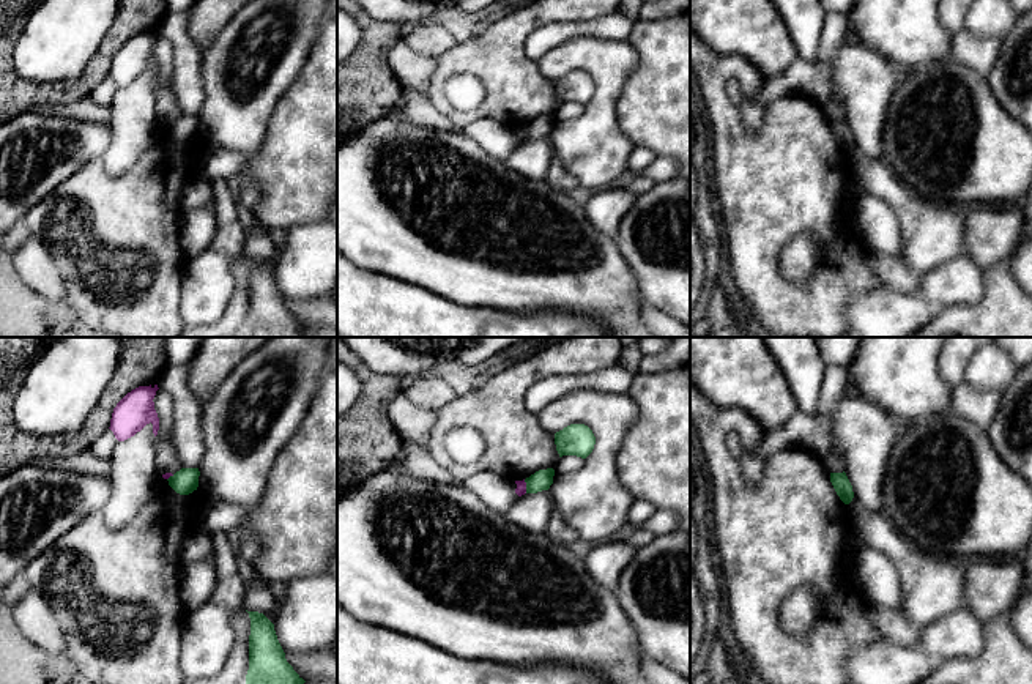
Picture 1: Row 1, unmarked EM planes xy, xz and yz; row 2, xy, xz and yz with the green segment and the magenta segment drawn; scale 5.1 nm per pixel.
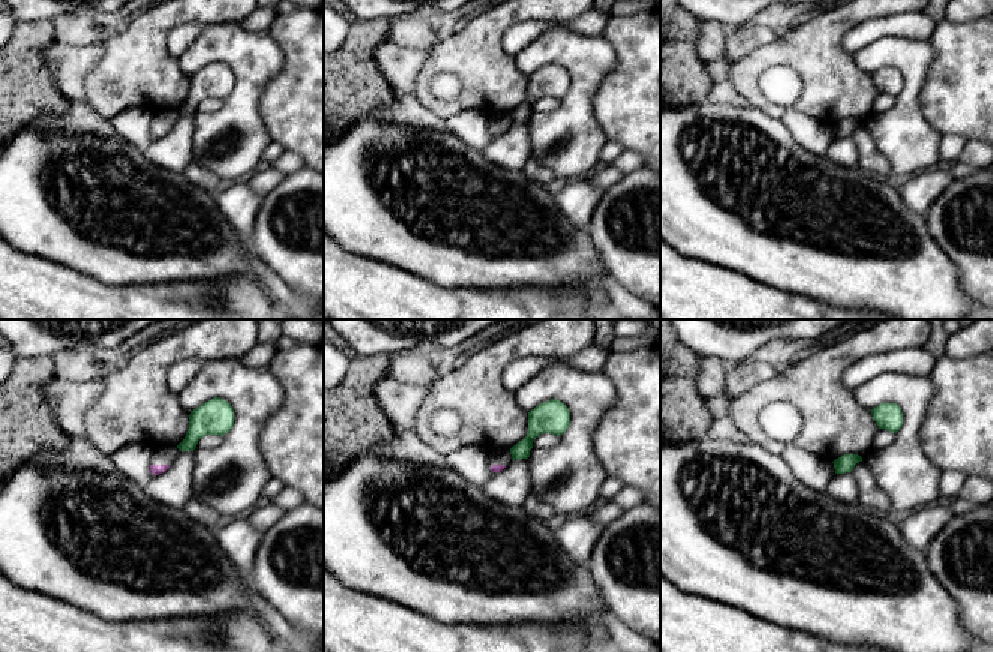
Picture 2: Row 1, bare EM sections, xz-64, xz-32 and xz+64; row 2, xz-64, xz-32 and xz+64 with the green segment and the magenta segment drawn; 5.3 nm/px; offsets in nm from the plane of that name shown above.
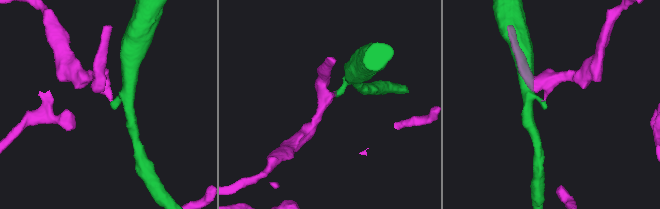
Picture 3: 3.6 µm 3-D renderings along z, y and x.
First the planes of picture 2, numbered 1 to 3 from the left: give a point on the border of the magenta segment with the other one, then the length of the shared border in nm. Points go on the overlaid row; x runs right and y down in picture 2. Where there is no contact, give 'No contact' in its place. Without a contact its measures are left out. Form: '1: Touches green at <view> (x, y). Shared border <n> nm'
1: No contact
2: No contact
3: No contact

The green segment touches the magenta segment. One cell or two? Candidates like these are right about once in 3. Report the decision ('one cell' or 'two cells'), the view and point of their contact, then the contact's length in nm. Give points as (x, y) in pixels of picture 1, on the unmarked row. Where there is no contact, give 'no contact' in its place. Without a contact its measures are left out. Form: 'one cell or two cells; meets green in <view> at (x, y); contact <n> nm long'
two cells; meets green in xz at (527, 133); contact 70 nm long

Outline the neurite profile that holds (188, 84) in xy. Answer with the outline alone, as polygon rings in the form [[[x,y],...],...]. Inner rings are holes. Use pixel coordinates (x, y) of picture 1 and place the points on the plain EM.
[[[187,11],[167,13],[158,35],[167,38],[173,47],[172,90],[183,115],[199,115],[205,101],[203,49],[192,41],[187,32],[187,19]]]

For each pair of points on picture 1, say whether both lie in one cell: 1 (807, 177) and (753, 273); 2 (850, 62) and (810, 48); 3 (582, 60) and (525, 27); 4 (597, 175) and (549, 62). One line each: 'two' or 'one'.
1: one
2: two
3: two
4: one

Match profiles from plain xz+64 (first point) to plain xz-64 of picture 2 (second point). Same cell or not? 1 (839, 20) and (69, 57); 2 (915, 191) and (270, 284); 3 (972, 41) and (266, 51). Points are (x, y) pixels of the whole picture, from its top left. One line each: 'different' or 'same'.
1: different
2: same
3: different

